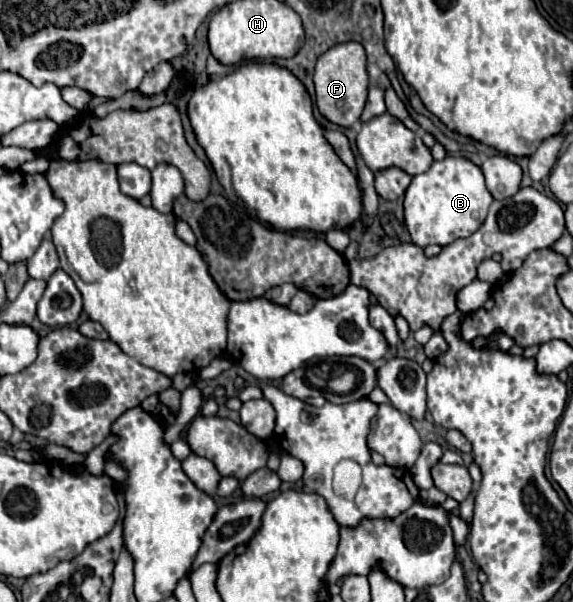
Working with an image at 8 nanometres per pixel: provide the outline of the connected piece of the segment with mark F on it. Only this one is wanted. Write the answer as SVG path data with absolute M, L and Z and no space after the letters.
M344 42L324 52L316 64L314 86L316 86L316 104L320 114L326 116L332 124L338 124L342 128L352 128L360 120L366 94L368 94L368 72L366 72L364 48L356 42Z

